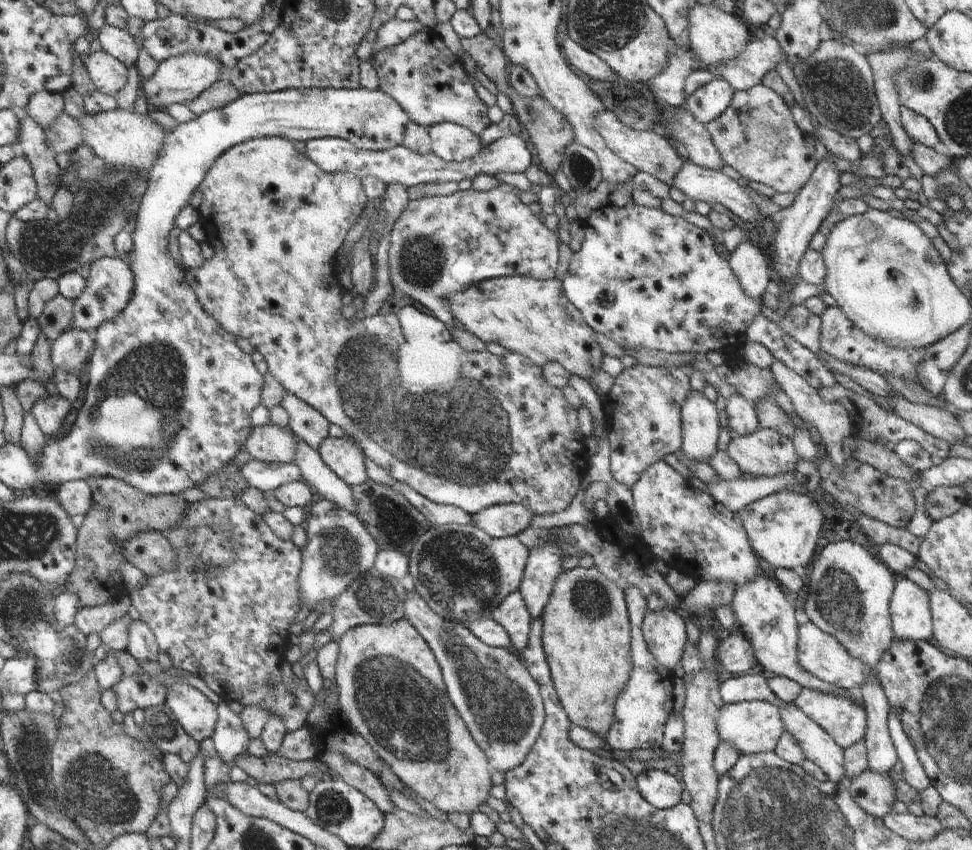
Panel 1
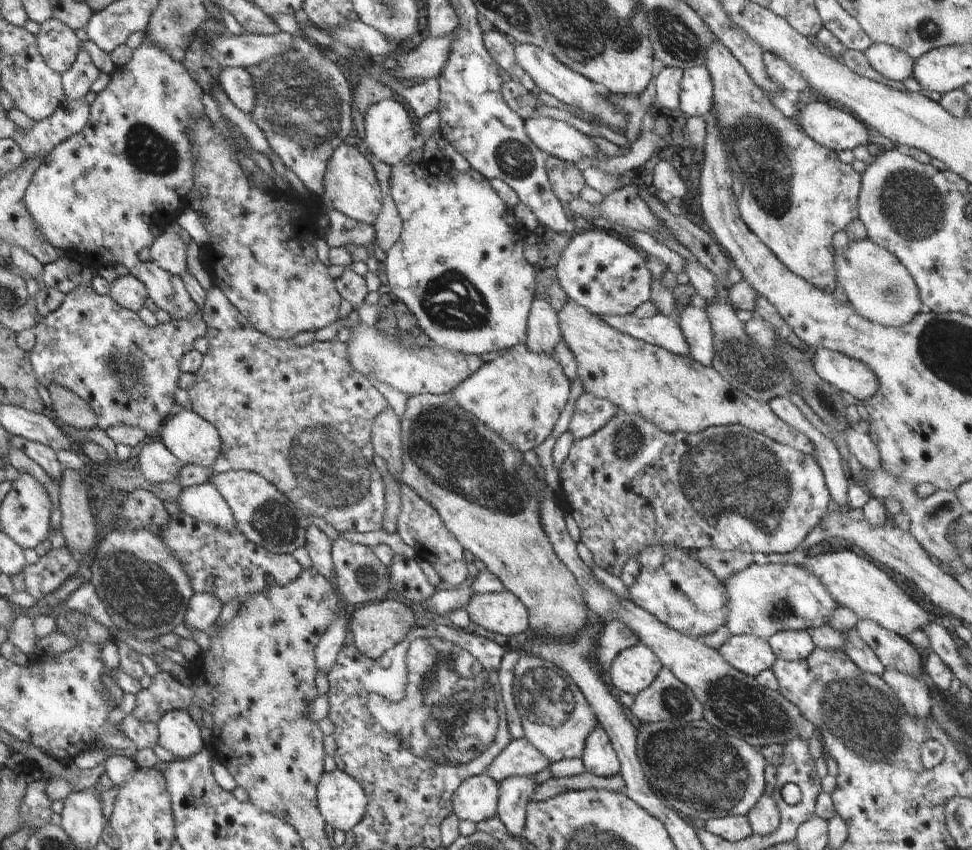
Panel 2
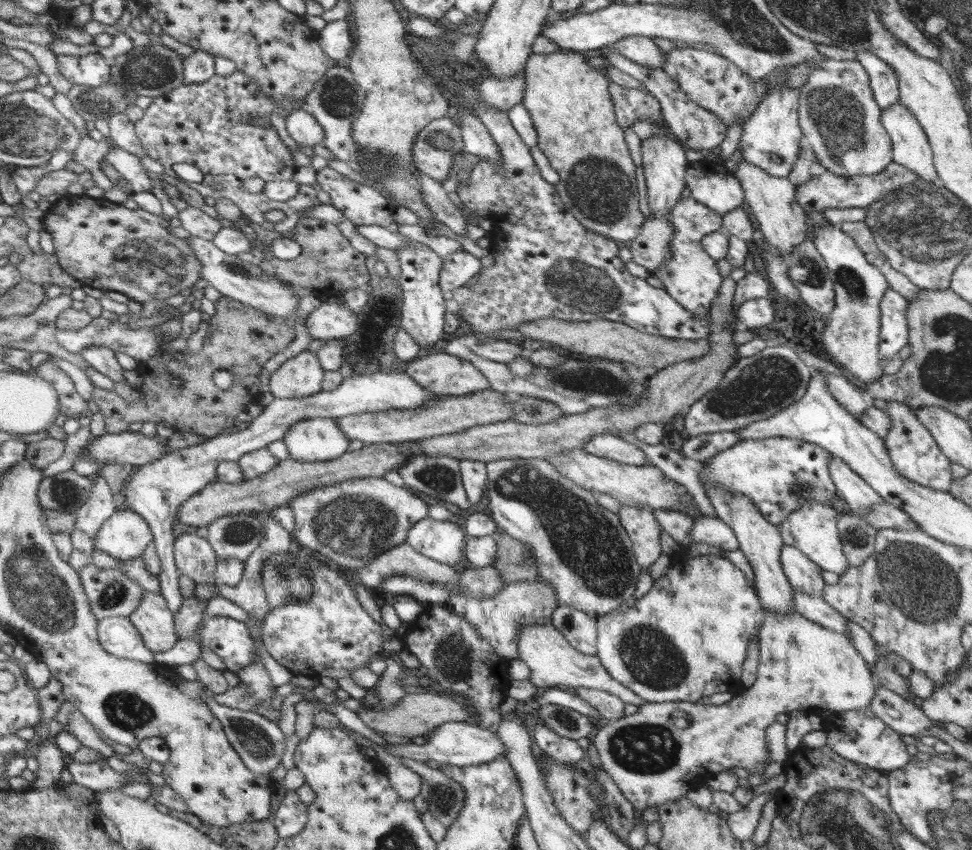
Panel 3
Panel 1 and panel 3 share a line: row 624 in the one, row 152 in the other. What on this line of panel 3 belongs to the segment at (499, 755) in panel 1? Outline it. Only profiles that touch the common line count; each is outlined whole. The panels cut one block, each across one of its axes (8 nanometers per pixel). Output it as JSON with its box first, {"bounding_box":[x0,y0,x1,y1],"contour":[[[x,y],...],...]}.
{"bounding_box":[413,116,464,184],"contour":[[[448,116],[431,120],[413,144],[418,172],[442,184],[454,166],[453,156],[464,151],[459,126]]]}

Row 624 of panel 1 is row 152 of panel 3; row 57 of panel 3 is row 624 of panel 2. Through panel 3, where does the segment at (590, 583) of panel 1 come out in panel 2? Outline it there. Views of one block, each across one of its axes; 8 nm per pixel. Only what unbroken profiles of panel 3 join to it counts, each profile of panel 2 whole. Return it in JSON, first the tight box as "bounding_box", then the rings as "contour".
{"bounding_box":[401,393,588,637],"contour":[[[448,393],[412,395],[406,402],[401,421],[402,476],[406,486],[418,492],[442,518],[444,526],[456,536],[464,550],[470,550],[484,562],[502,584],[522,601],[528,610],[528,628],[543,637],[576,636],[588,624],[586,600],[564,562],[556,556],[553,544],[546,538],[538,510],[538,482],[524,462],[522,452],[514,450],[507,440],[492,432],[480,420],[468,416]]]}

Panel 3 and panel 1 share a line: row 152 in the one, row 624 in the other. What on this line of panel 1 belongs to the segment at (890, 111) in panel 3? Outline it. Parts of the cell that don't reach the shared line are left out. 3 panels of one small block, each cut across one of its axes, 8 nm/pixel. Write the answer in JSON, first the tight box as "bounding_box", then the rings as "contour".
{"bounding_box":[889,577,933,642],"contour":[[[905,577],[895,582],[889,609],[896,639],[929,642],[933,640],[933,622],[928,595],[927,591]]]}

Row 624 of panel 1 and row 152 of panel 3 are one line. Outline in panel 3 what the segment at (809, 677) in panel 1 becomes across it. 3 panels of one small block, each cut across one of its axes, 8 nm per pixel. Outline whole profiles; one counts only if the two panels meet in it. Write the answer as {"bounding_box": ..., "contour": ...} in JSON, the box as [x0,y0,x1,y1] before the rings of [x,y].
{"bounding_box":[737,65,803,178],"contour":[[[788,65],[777,67],[770,72],[768,79],[771,82],[771,87],[758,103],[756,110],[744,123],[739,147],[737,148],[742,154],[742,159],[776,178],[789,178],[799,154],[798,142],[803,137],[798,118],[801,90],[781,85],[783,78],[787,76],[789,67]]]}

